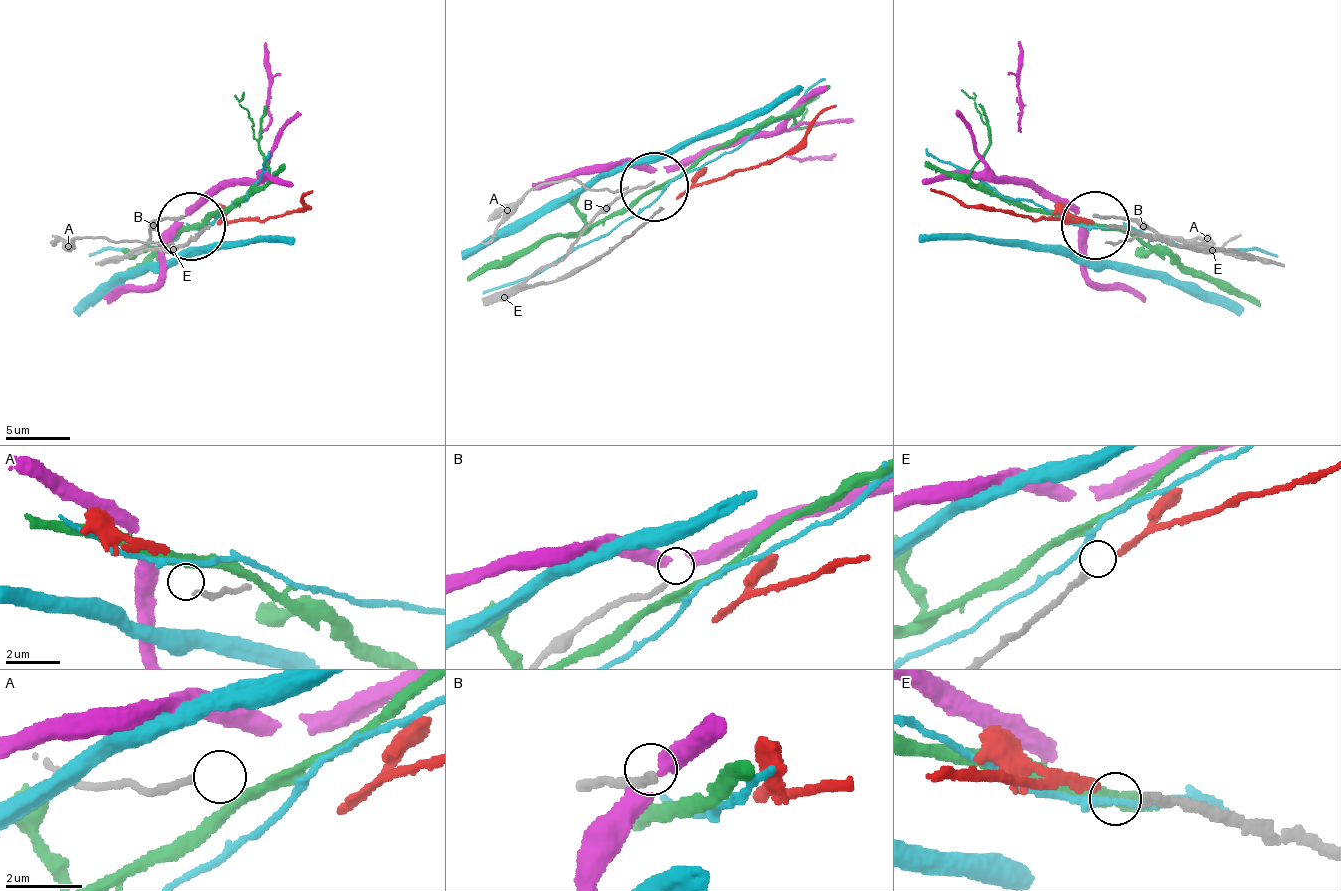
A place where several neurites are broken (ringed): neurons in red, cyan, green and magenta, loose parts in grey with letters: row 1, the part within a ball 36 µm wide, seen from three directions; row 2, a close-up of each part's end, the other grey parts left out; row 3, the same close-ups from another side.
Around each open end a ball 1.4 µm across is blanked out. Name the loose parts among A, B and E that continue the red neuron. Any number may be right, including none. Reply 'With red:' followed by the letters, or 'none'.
With red: E

